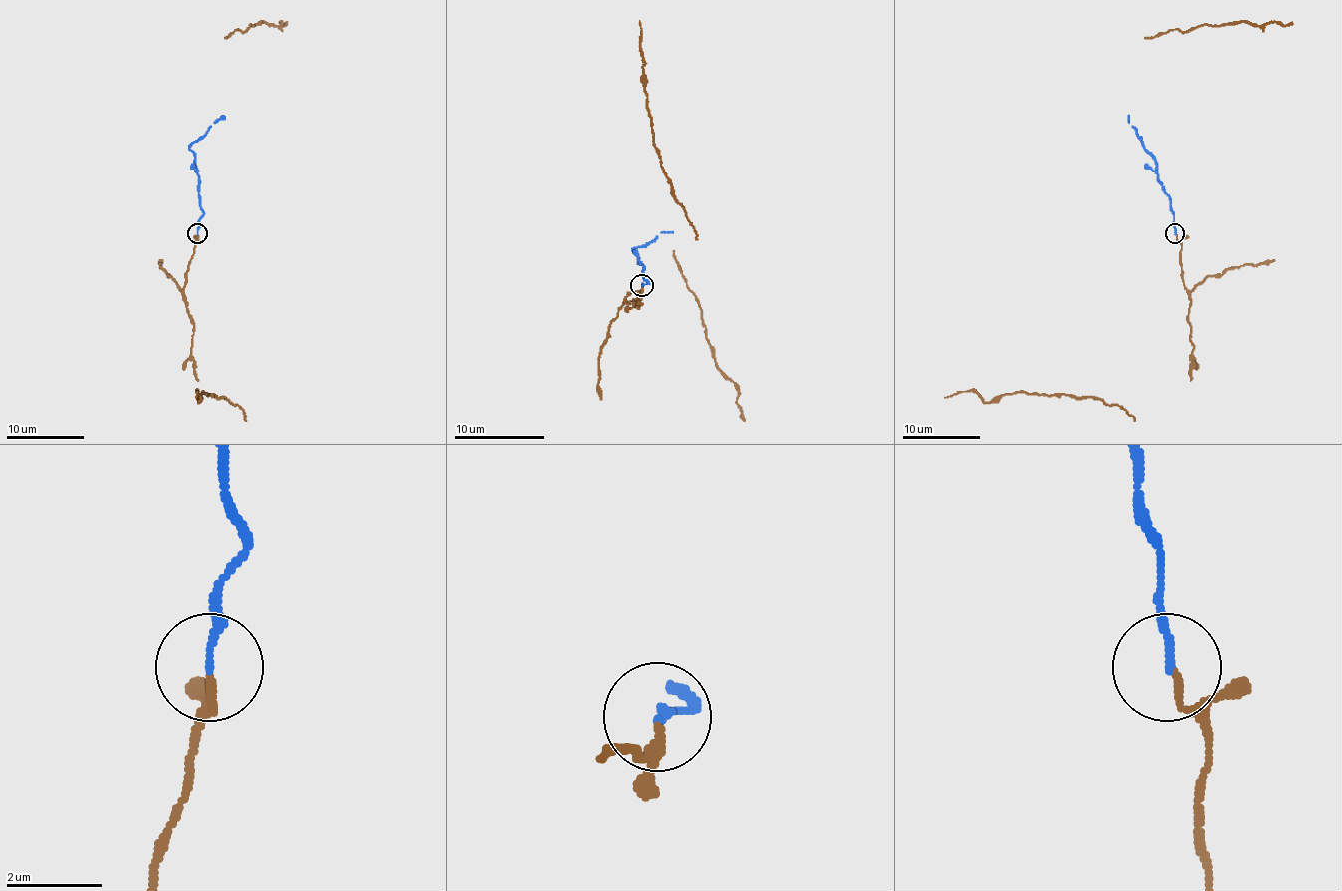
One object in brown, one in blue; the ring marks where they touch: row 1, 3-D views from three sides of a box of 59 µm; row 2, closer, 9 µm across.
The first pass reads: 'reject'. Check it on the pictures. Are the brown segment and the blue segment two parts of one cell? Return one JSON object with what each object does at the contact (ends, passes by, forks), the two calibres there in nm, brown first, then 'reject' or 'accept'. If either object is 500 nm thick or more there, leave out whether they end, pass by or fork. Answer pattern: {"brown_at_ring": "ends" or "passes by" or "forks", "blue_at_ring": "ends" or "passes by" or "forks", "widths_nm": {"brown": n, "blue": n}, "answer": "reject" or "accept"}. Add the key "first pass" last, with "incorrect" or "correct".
{"brown_at_ring": "ends", "blue_at_ring": "ends", "widths_nm": {"brown": 140, "blue": 160}, "answer": "accept", "first pass": "incorrect"}

